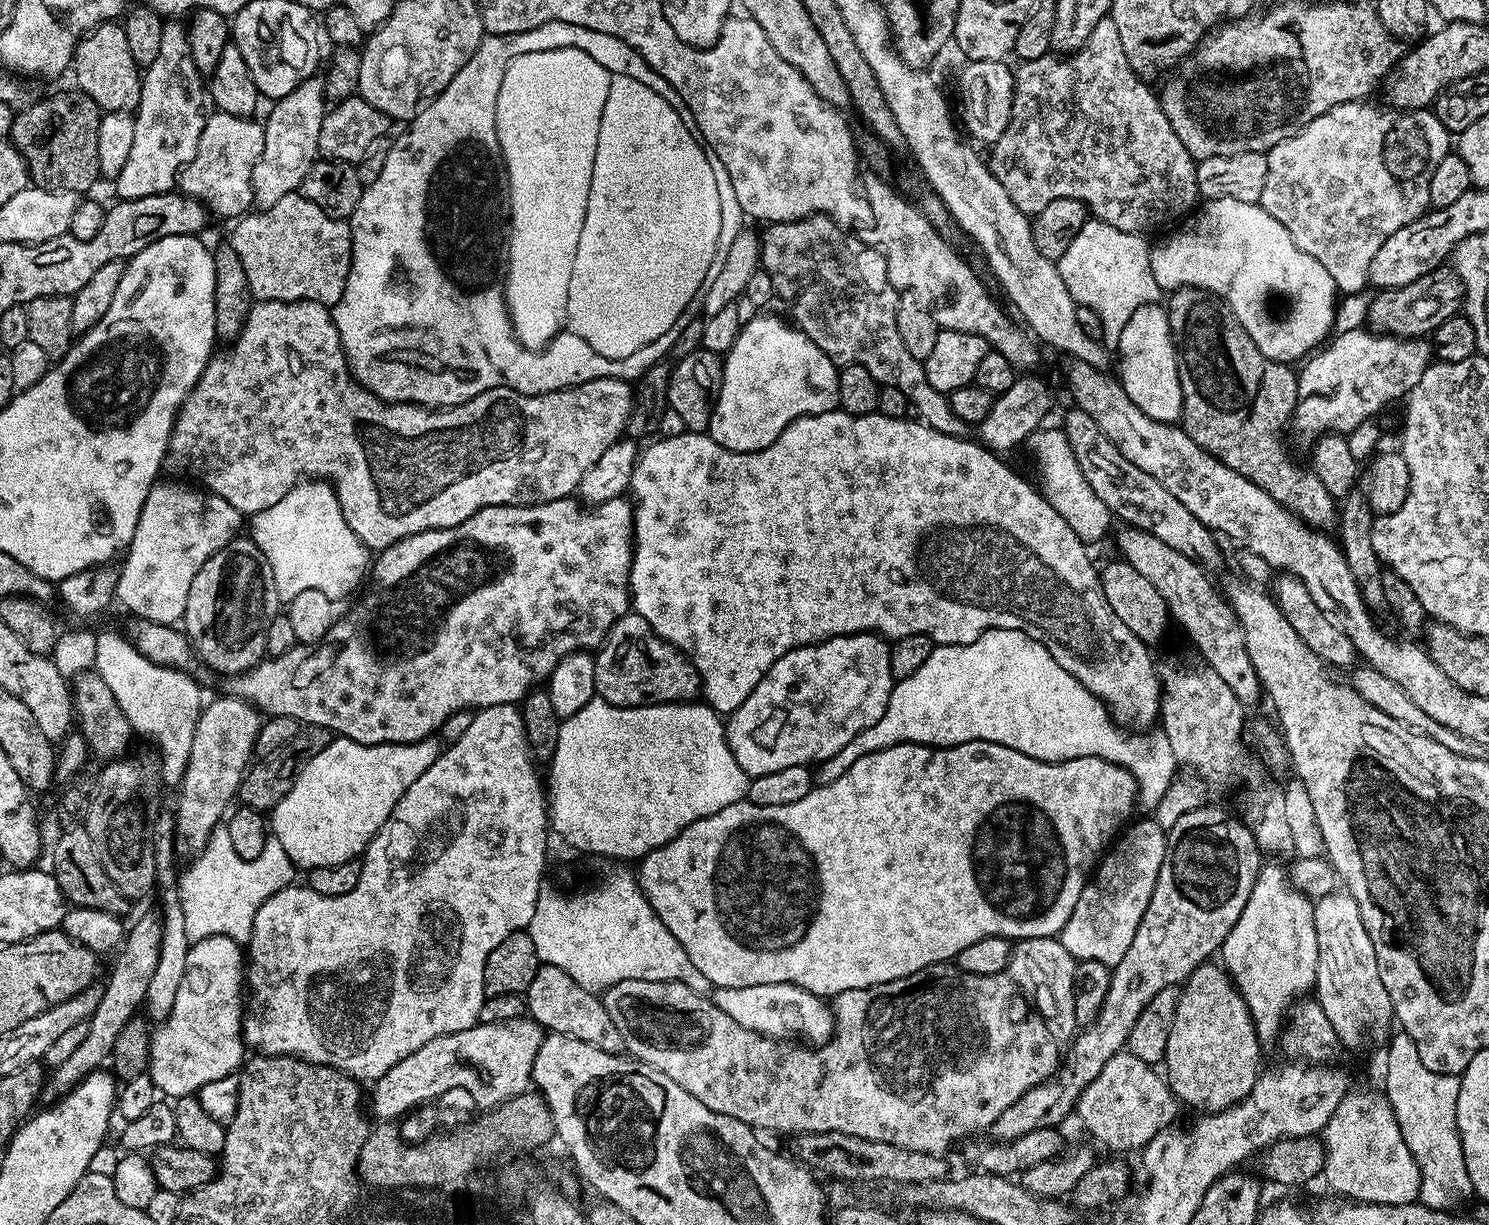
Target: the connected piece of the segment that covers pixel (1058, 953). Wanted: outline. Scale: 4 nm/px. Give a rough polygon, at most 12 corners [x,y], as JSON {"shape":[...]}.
{"shape":[[1060,939],[1019,941],[1006,972],[1053,1029],[1077,1023],[1077,960]]}

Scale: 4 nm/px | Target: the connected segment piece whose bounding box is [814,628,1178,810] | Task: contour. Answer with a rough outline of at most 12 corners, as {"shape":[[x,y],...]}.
{"shape":[[1023,630],[941,644],[820,784],[895,744],[1102,758],[1155,810],[1163,730],[1125,730]]}

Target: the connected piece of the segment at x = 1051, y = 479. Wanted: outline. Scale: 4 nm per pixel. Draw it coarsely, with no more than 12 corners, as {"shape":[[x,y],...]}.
{"shape":[[1059,427],[1030,437],[1039,487],[1092,546],[1114,513]]}

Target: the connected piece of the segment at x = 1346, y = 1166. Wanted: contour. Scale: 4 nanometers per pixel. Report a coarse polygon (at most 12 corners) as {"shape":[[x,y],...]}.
{"shape":[[1340,1140],[1322,1180],[1362,1204],[1415,1204],[1403,1140]]}

